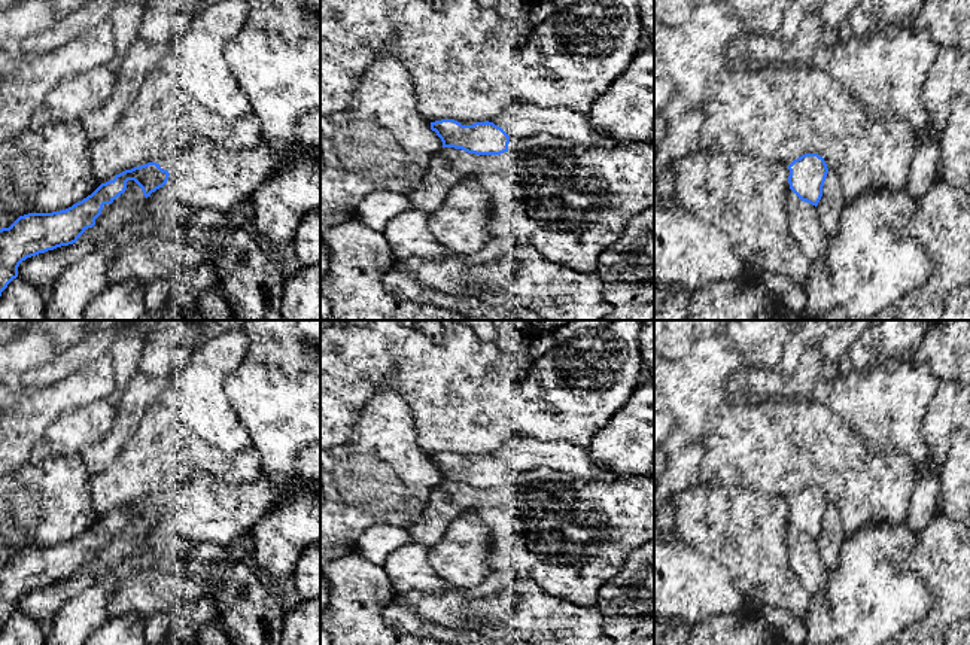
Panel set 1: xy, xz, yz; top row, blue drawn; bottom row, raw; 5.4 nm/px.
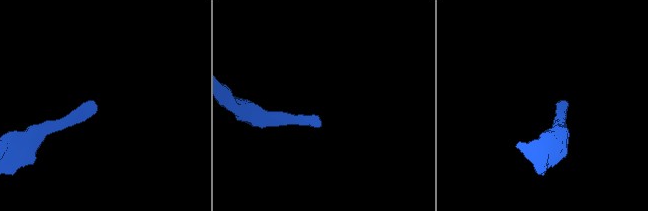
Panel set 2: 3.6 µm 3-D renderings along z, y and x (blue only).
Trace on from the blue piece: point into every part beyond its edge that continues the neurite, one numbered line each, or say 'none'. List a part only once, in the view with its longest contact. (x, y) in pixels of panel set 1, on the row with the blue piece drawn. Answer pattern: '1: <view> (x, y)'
1: xy (209, 176)

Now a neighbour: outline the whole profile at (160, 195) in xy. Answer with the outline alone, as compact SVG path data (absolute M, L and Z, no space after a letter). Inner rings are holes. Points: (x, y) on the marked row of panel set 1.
M128 182L127 183L127 189L122 195L125 195L127 192L133 192L134 197L136 197L136 201L140 201L140 203L159 203L159 204L164 204L168 207L168 213L171 217L176 217L176 210L177 210L177 206L179 203L174 201L171 197L167 195L164 186L156 189L155 192L152 192L148 198L143 195L143 191L140 188L136 186L134 182Z

